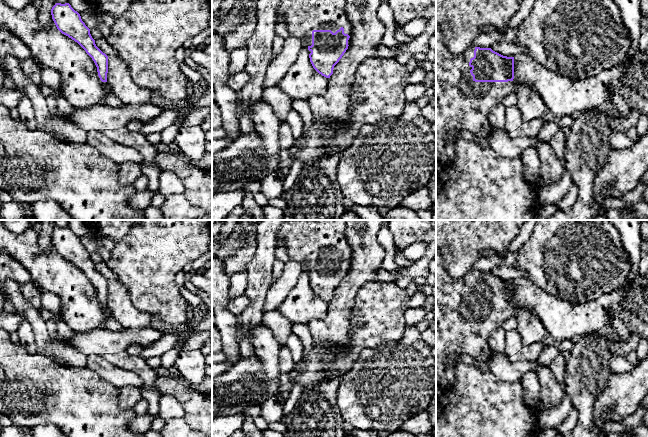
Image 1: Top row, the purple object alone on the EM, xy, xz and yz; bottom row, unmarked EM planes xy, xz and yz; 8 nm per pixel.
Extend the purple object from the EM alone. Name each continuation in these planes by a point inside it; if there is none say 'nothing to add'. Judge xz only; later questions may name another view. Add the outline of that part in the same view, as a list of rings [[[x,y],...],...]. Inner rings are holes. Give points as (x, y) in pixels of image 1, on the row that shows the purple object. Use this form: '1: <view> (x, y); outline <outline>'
1: xz (301, 17); outline [[[282,0],[277,9],[277,20],[284,20],[291,36],[306,39],[312,45],[313,30],[331,30],[341,27],[351,38],[352,27],[345,13],[347,0]],[[350,38],[348,45],[350,45]]]

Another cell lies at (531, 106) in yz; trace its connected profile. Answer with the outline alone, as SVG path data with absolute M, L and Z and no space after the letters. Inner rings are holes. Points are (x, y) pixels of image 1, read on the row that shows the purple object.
M520 84L515 87L515 94L516 106L522 114L523 121L545 119L547 107L533 88L527 84Z

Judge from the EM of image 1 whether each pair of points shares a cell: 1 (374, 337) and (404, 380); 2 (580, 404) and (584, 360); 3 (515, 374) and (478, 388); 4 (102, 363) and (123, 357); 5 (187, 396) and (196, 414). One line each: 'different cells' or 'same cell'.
1: different cells
2: same cell
3: different cells
4: different cells
5: same cell

